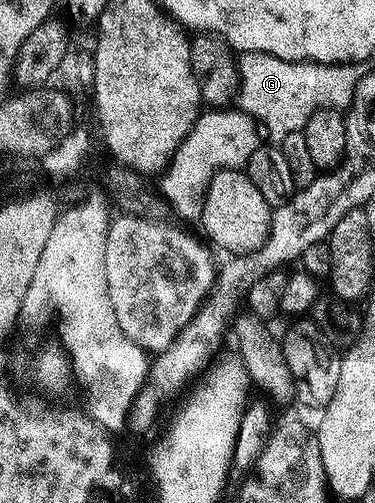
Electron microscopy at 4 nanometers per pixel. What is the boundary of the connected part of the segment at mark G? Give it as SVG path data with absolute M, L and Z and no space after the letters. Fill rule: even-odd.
M247 53L240 58L240 84L239 103L240 108L250 115L258 115L264 109L265 121L273 129L281 129L282 134L295 133L304 130L307 119L317 109L332 109L329 101L345 101L345 97L353 97L349 90L355 86L355 75L348 69L345 63L326 63L316 59L312 61L288 61L270 53Z

